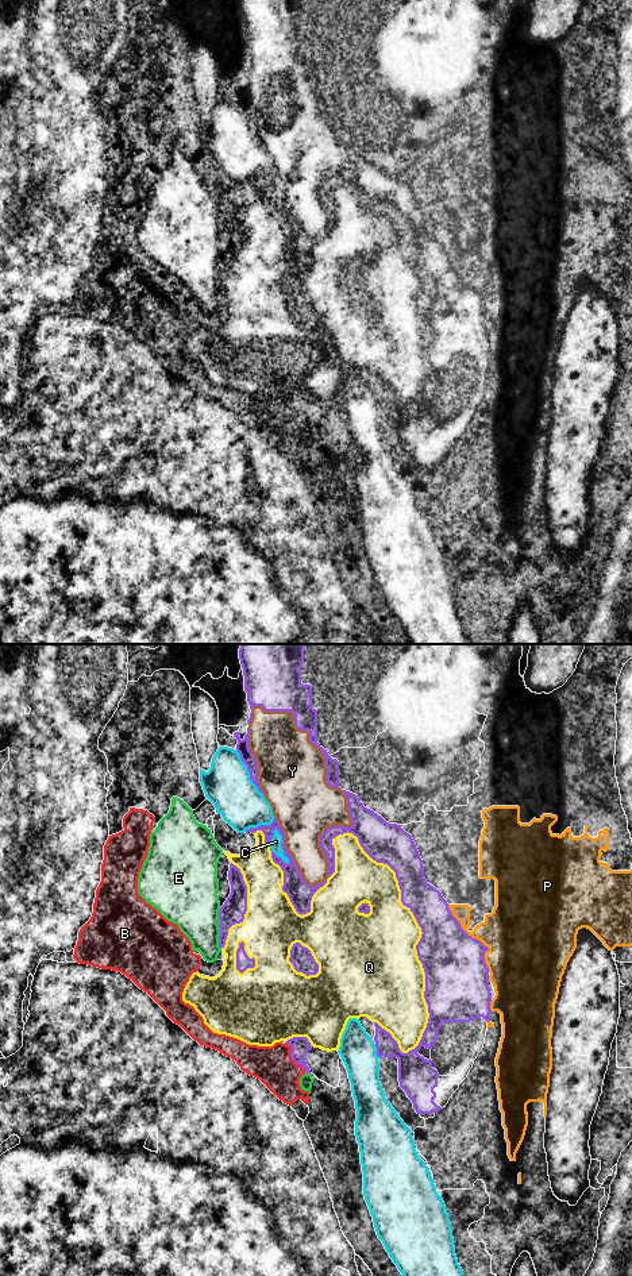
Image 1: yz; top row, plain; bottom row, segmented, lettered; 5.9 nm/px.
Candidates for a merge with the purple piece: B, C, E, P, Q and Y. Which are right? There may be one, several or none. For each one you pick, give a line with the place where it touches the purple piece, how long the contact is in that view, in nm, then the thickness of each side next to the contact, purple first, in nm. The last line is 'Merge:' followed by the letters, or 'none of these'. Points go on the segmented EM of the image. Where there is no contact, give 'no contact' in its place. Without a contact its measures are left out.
Merge: none of these

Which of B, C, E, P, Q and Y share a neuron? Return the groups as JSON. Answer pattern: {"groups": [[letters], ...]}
{"groups": [["B"], ["C"], ["E"], ["P"], ["Q"], ["Y"]]}

